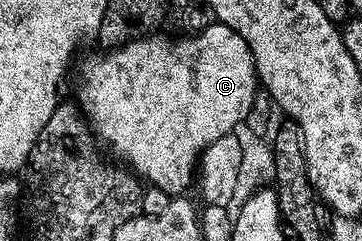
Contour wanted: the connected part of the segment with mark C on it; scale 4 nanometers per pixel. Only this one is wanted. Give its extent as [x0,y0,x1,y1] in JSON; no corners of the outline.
[76,21,260,196]

